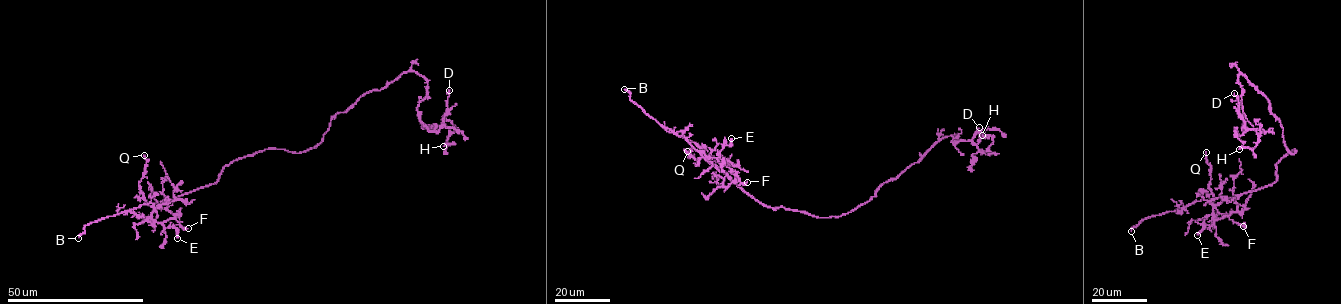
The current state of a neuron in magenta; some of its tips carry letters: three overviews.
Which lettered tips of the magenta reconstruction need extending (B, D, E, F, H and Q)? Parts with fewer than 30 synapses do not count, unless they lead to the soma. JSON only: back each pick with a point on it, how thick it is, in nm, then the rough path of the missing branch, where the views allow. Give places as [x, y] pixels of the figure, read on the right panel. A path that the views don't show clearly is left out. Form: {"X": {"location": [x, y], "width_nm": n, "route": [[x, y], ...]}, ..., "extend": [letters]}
{"B": {"location": [1131, 231], "width_nm": 260, "route": [[1131, 231], [1125, 239], [1132, 238], [1136, 243], [1132, 247], [1133, 254]]}, "extend": ["B"]}

